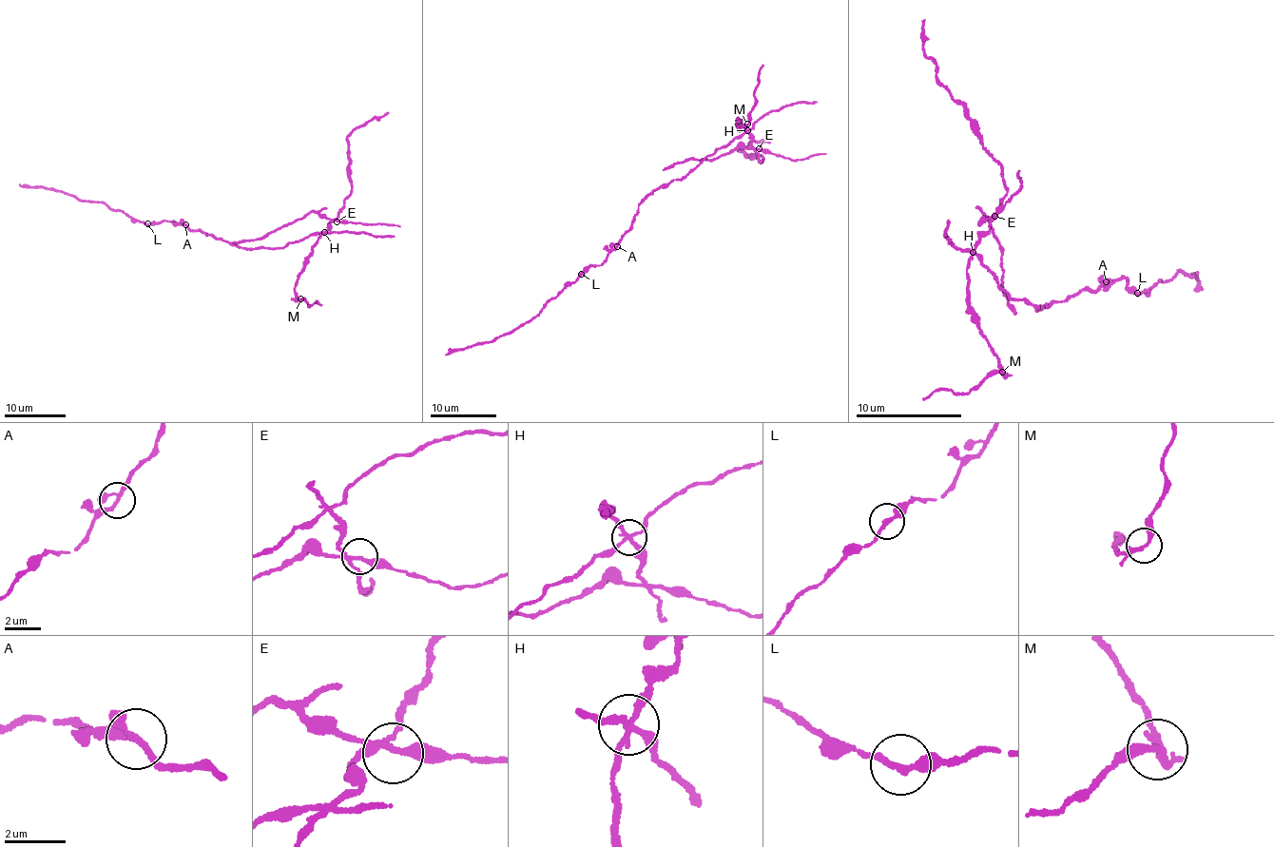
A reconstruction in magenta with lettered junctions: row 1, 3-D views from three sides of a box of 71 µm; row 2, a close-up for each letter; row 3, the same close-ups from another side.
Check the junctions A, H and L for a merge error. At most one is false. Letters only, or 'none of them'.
H

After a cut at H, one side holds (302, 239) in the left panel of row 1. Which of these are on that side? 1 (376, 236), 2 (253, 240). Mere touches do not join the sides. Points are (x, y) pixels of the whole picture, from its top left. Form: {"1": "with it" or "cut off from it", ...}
{"1": "with it", "2": "cut off from it"}

